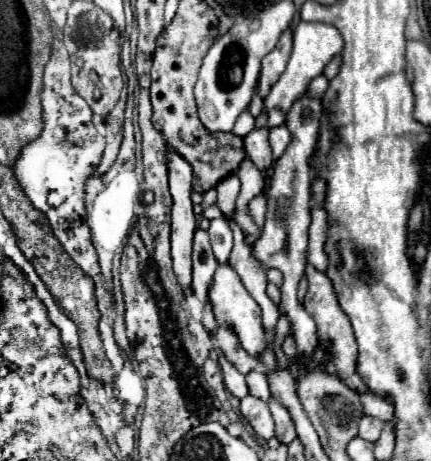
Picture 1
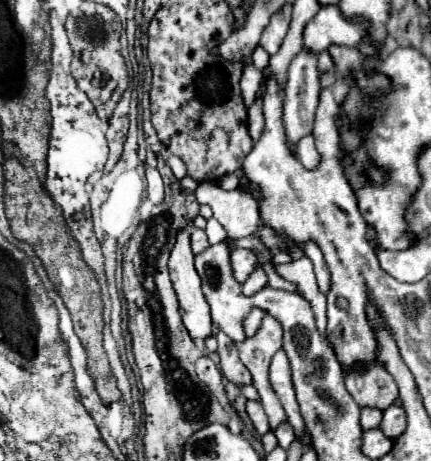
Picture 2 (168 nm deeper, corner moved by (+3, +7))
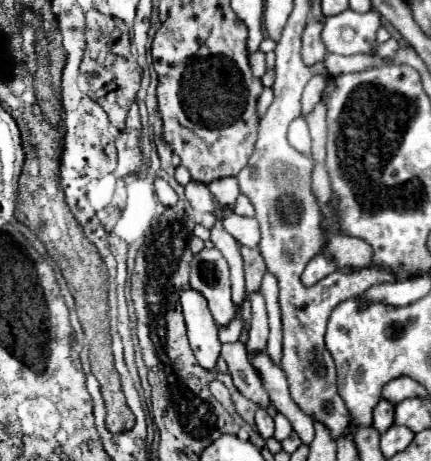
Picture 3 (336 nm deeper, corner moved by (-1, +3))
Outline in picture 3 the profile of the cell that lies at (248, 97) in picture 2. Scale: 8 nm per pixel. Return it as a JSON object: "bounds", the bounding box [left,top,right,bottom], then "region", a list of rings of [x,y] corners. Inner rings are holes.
{"bounds":[250,51,266,79],"region":[[[256,51],[256,53],[252,53],[250,55],[250,67],[252,67],[252,73],[258,77],[258,79],[262,79],[262,75],[266,73],[266,63],[264,63],[264,53],[260,53],[260,51]]]}

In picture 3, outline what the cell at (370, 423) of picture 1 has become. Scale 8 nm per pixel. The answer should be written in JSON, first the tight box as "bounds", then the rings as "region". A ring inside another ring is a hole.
{"bounds":[372,401,394,433],"region":[[[380,401],[376,407],[374,407],[374,413],[372,413],[372,427],[378,431],[378,433],[384,433],[388,427],[392,427],[394,423],[394,405],[390,405],[388,401]]]}

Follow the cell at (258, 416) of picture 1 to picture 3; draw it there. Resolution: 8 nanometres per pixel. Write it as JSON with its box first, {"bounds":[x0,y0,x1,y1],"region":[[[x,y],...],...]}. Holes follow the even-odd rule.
{"bounds":[256,409,274,439],"region":[[[266,409],[256,411],[256,427],[264,439],[274,435],[274,423],[272,423],[272,417],[266,413]]]}

